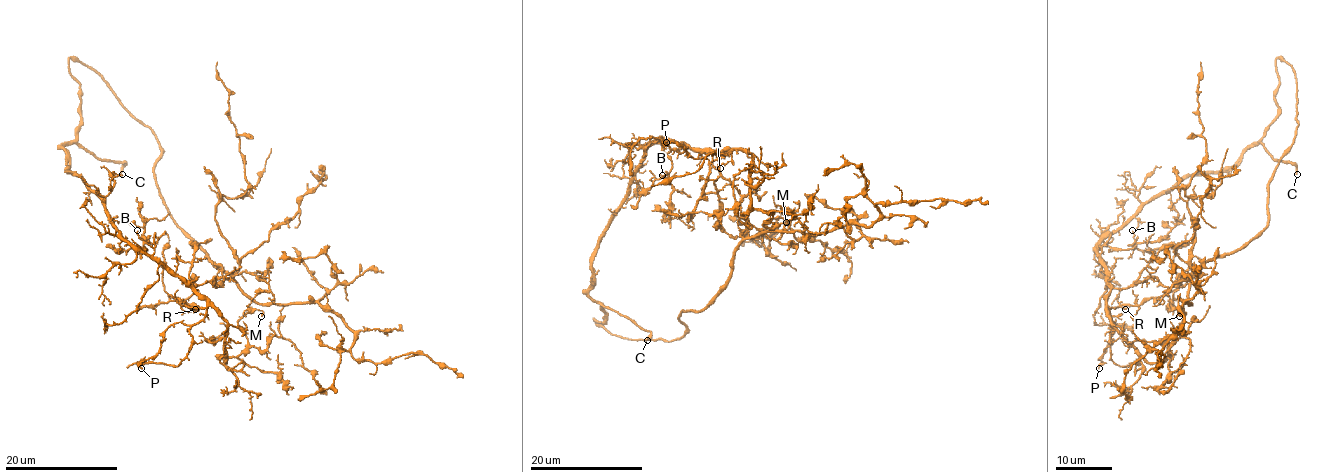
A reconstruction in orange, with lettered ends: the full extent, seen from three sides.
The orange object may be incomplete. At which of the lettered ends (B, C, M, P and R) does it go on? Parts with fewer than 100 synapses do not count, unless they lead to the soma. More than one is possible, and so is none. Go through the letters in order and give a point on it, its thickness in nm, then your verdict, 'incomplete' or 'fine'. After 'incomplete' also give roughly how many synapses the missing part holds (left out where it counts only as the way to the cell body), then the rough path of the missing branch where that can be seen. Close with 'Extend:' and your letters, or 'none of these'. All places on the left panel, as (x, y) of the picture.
B: (137, 230) | 110 nm | fine
C: (122, 174) | 240 nm | incomplete | (122, 174), (119, 191), (134, 263), (163, 289), (212, 294), (247, 322), (264, 322), (289, 310), (303, 295)
M: (261, 316) | 170 nm | fine
P: (141, 368) | 240 nm | fine
R: (195, 309) | 120 nm | fine
Extend: C

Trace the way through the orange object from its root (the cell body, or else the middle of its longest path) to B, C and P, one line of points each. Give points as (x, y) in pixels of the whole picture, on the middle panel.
B: (665, 140), (662, 150), (671, 160), (672, 168), (668, 177), (662, 175)
C: (665, 140), (647, 149), (606, 227), (592, 261), (588, 292), (599, 304), (647, 330), (647, 340)
P: (665, 140), (685, 142), (717, 153), (732, 150), (693, 159), (682, 146), (666, 142)

